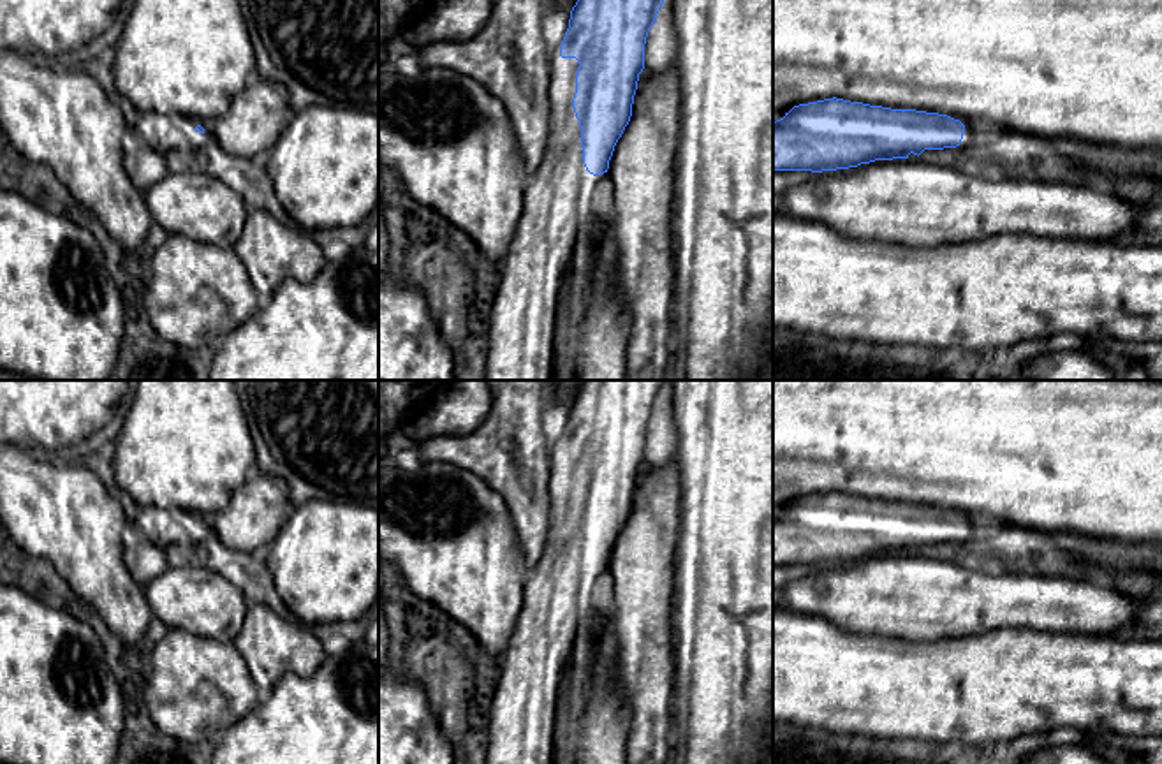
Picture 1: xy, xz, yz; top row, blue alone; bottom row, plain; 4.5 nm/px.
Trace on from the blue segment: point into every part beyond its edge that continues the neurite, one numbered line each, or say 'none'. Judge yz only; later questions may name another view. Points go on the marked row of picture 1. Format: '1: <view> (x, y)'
1: yz (967, 139)

